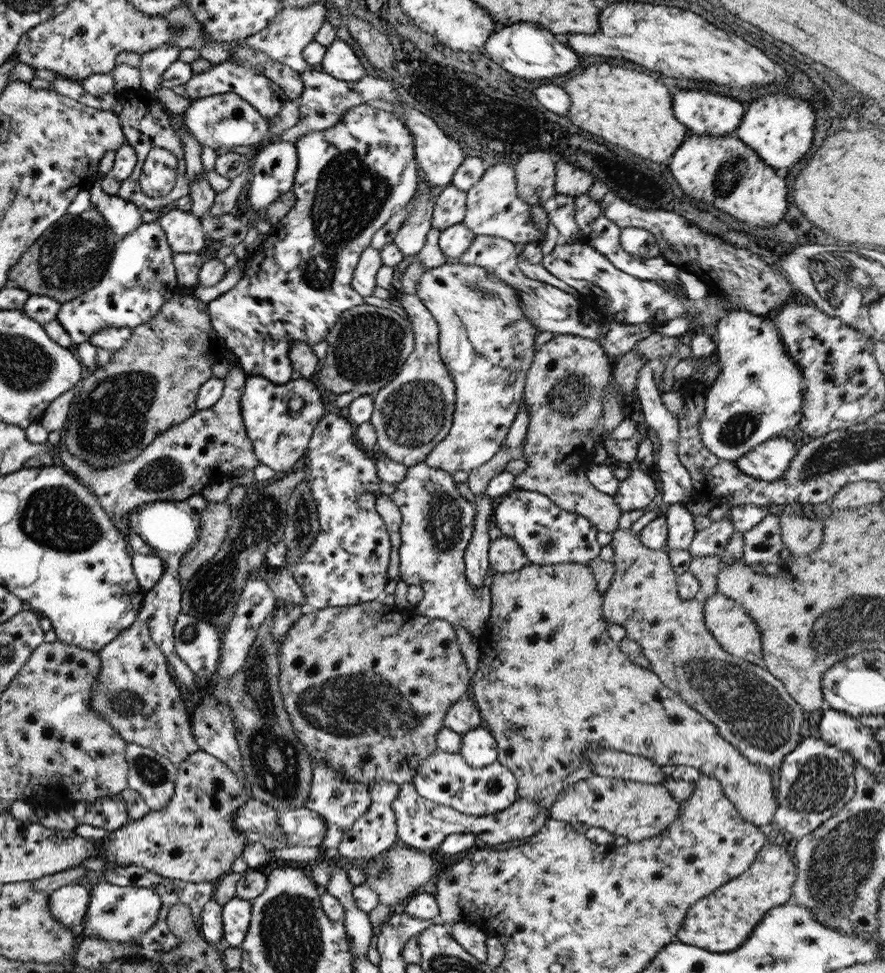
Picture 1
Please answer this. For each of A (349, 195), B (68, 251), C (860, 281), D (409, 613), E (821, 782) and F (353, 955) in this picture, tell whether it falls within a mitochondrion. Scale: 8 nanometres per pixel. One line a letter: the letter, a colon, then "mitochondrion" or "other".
A: mitochondrion
B: mitochondrion
C: mitochondrion
D: other
E: mitochondrion
F: other

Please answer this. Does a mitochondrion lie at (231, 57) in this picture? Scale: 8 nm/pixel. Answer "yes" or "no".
no

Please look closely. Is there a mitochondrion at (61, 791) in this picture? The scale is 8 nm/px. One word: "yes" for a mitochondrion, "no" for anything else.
no

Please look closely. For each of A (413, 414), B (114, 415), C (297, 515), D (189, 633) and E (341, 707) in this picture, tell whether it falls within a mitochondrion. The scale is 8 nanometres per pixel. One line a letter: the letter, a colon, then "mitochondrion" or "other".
A: mitochondrion
B: mitochondrion
C: mitochondrion
D: mitochondrion
E: mitochondrion

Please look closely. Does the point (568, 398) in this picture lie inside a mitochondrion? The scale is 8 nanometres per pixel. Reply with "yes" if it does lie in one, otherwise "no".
yes

